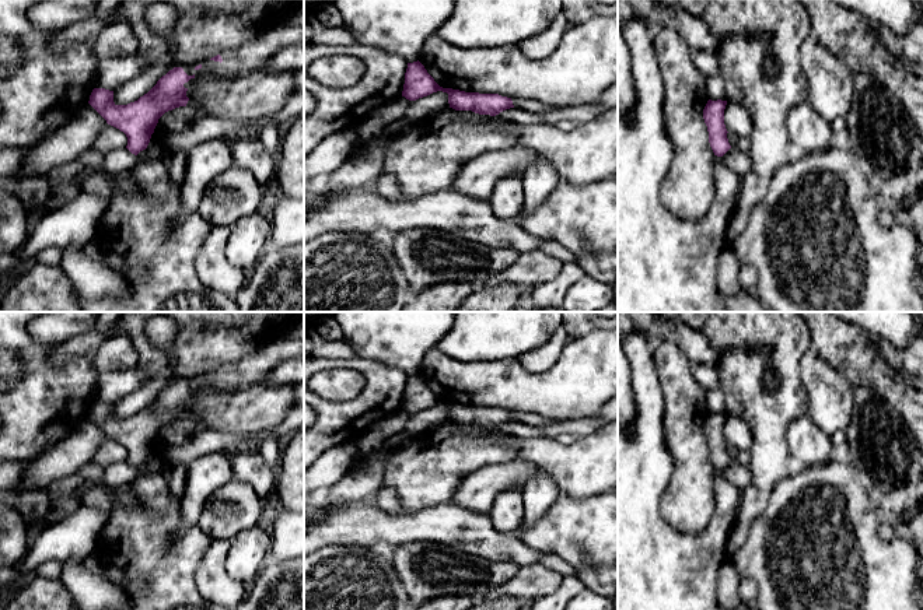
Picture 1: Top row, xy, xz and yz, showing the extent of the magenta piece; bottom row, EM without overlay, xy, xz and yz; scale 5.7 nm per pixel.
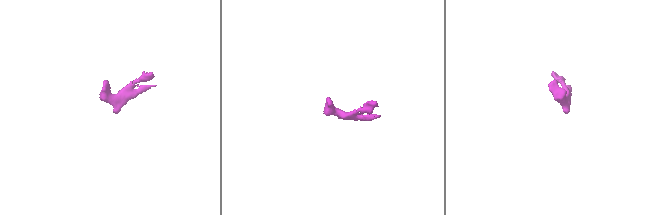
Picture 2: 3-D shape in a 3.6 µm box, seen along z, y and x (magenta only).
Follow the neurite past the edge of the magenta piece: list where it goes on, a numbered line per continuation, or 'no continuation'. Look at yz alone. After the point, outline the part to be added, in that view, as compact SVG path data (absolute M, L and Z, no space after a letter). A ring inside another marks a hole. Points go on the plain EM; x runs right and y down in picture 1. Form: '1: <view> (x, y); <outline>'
1: yz (734, 472); M731 460L723 470L721 474L733 483L740 491L742 491L749 478L749 470L747 466L742 466L738 460Z

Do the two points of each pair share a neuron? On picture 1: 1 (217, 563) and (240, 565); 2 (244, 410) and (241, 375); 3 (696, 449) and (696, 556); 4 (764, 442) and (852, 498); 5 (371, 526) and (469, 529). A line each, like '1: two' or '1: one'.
1: two
2: two
3: two
4: two
5: one

